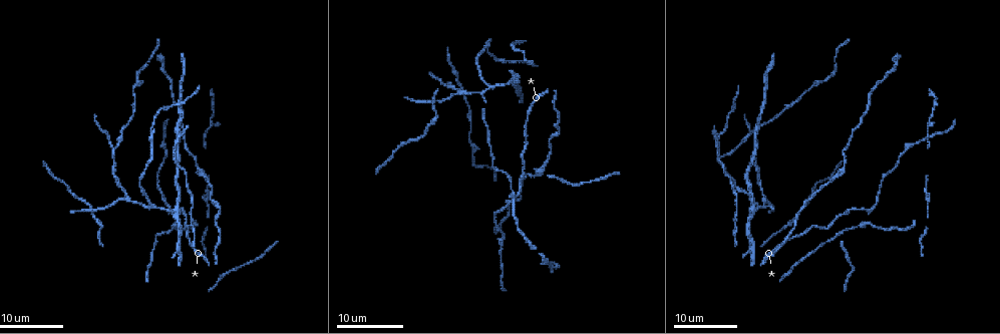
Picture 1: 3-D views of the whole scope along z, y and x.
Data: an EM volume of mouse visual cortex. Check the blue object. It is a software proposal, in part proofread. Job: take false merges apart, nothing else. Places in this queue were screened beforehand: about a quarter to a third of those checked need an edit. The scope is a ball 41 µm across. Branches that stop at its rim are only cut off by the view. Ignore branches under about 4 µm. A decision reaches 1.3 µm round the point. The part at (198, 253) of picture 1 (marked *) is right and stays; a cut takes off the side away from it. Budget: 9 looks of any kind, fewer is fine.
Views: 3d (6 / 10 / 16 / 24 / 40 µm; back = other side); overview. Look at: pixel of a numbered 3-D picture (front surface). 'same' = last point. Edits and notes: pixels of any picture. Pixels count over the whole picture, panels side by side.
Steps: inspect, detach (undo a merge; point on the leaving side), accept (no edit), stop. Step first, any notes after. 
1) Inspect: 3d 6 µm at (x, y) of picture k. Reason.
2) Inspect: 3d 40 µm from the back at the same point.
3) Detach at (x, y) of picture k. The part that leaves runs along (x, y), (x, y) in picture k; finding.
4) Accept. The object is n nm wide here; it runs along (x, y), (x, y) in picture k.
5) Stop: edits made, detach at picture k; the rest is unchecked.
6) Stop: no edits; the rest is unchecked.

Inspect: 3d 24 µm at (123, 129) of picture 1.

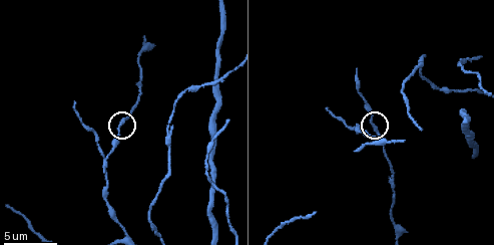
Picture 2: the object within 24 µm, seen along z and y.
Inspect: 3d 10 µm at (119, 126) of picture 2. Zoom in.

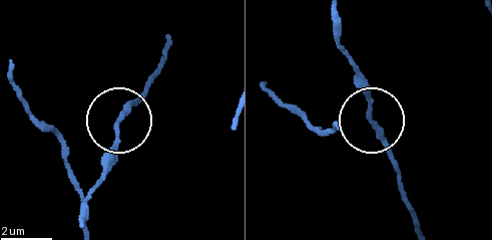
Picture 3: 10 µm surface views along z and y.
Accept. It runs along (86, 227), (67, 149), (116, 128), (118, 143), (108, 167) in picture 3; continuous, no second neuron.

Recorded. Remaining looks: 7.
Inspect: 3d 16 µm at (129, 238) of picture 2.

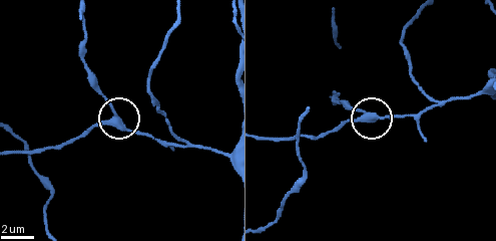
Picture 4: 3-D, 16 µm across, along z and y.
Inspect: 3d 16 µm from the back at (114, 117) of picture 4.

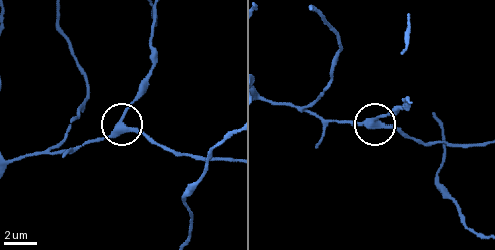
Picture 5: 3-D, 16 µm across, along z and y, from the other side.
Accept. All the same neuron.

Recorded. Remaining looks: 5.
Inspect: 3d 10 µm at (106, 185) of picture 2. Thick turns thin.

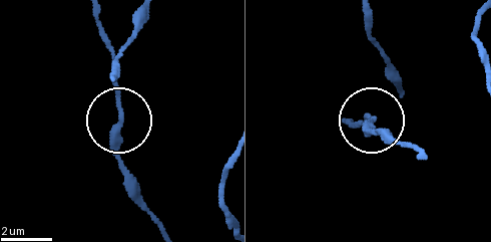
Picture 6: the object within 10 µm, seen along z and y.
Inspect: 3d 10 µm from the back at (120, 119) of picture 6. From behind.

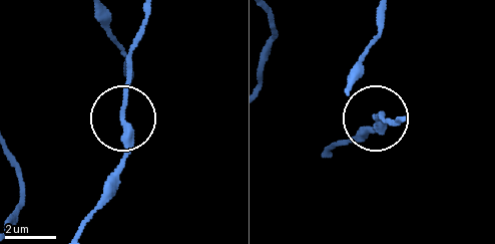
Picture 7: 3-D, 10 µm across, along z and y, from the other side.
Accept. It runs along (78, 226), (125, 148), (125, 63), (132, 40) in picture 7; one neuron here.

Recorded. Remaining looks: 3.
Inspect: 3d 16 µm at (154, 209) of picture 1. Arms part here.

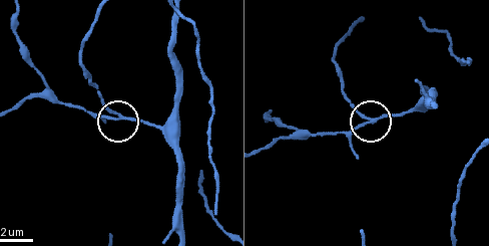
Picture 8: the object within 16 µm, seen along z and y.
Inspect: 3d 6 µm at (111, 118) of picture 8.

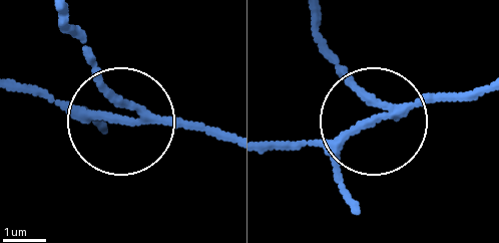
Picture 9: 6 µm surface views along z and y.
Inspect: 3d 6 µm from the back at (376, 115) of picture 9.

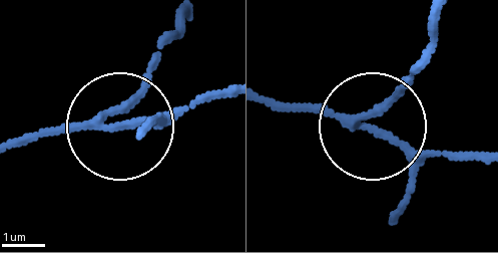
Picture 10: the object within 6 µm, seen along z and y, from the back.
Accept. The side arm is 29 µm long; 3 arms meet here; continuous, no second neuron.

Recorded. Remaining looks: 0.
Stop: no edits; the rest is unchecked.

